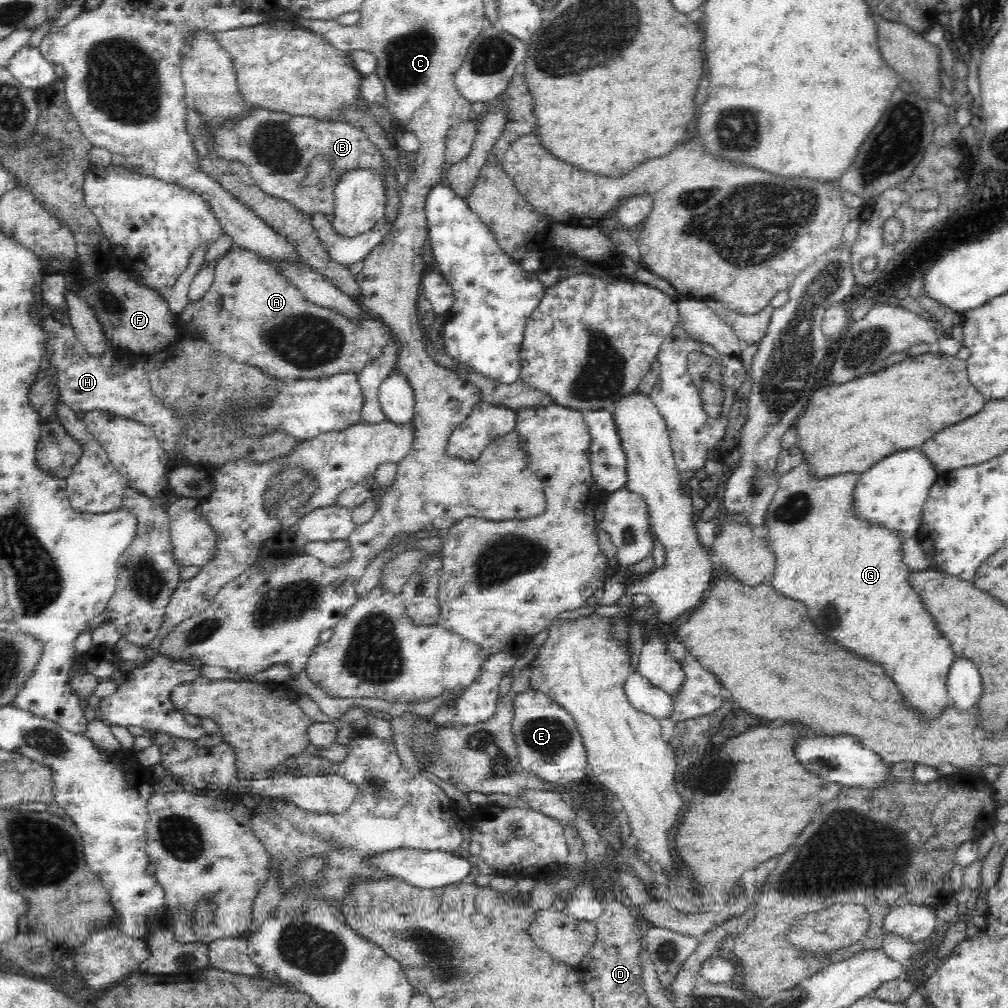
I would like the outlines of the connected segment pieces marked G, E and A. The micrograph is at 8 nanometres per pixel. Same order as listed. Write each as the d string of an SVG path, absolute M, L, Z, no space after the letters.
M805 460L779 477L778 488L765 512L761 527L763 539L769 541L770 550L775 556L770 583L780 594L799 600L808 608L808 616L814 624L818 624L816 628L820 634L840 640L836 642L838 646L852 654L866 656L866 662L882 666L884 674L896 684L910 711L924 719L924 723L934 723L950 706L947 676L956 656L948 641L937 630L931 616L924 610L918 595L907 583L912 571L901 561L900 536L891 530L869 526L867 522L853 518L851 498L857 479L858 474L848 472L814 480L807 475Z
M532 688L514 702L511 731L522 770L553 786L571 786L586 779L587 753L573 717L558 703Z
M233 246L225 256L218 259L213 265L215 268L215 280L210 290L208 290L198 302L189 301L178 316L180 316L182 321L191 322L191 324L198 327L198 329L202 331L202 339L205 339L205 342L208 342L214 349L230 358L230 360L238 363L248 363L249 365L258 367L262 369L264 373L268 373L270 376L283 381L283 384L286 386L288 386L288 384L294 384L294 382L298 382L298 380L320 380L320 378L328 378L340 372L353 372L358 375L364 370L364 366L372 364L372 361L376 360L376 358L382 354L384 346L394 338L389 327L380 321L377 316L366 310L357 317L348 317L348 315L340 313L340 311L334 308L312 303L312 301L308 300L294 285L288 283L282 275L276 273L274 267L270 267L270 264L266 264L262 256L258 256L251 251Z

